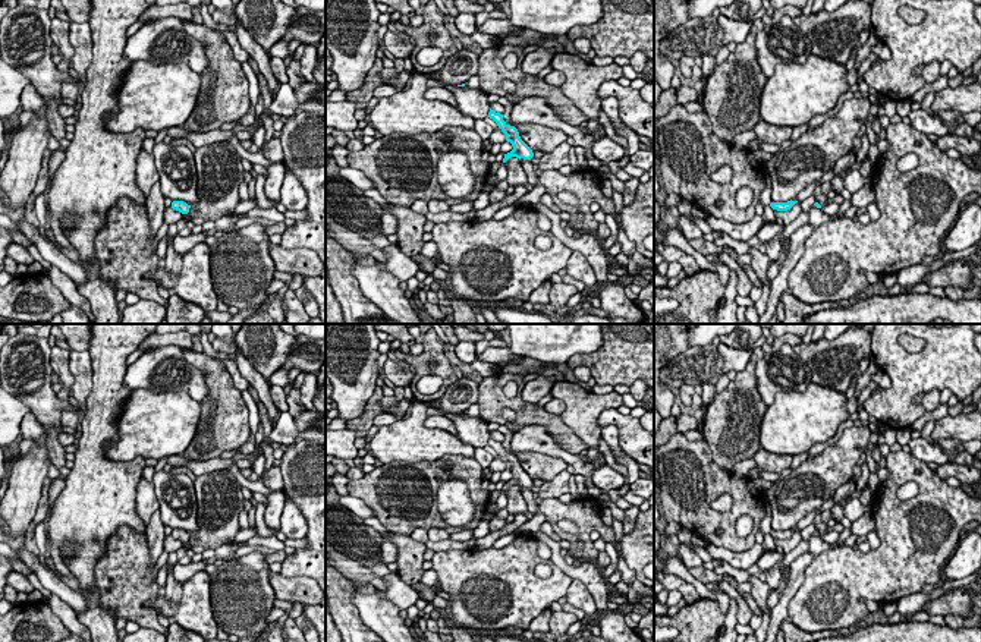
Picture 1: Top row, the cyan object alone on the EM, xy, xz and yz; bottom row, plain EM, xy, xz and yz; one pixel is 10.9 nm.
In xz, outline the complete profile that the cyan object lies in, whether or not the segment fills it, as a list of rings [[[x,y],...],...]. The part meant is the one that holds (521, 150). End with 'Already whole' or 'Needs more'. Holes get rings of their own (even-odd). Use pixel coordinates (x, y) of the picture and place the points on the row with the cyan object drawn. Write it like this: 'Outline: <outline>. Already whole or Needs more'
Outline: [[[490,108],[488,117],[497,123],[497,126],[506,135],[506,141],[513,147],[510,152],[504,154],[503,163],[506,163],[512,157],[516,157],[519,160],[531,160],[534,157],[532,150],[521,139],[518,129],[503,120],[503,114],[496,113]]]. Already whole

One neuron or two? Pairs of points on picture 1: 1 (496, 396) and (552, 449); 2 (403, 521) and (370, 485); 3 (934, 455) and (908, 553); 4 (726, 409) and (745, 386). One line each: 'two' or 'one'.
1: two
2: one
3: two
4: one

